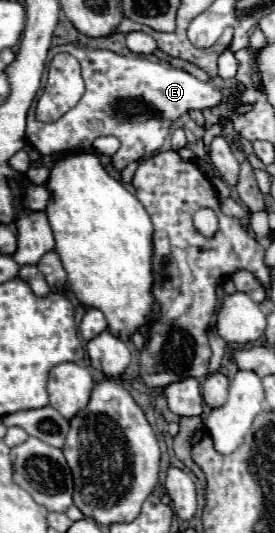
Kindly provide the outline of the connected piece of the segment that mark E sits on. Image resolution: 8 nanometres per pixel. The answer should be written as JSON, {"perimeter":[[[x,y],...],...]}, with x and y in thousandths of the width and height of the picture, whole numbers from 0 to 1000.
{"perimeter":[[[265,83],[200,86],[175,98],[185,114],[207,98],[244,98],[273,105],[295,120],[295,139],[309,150],[309,176],[273,203],[229,214],[200,229],[142,229],[127,221],[131,193],[171,156],[175,120],[149,150],[145,169],[98,214],[98,266],[127,274],[149,289],[207,289],[244,281],[324,281],[338,263],[360,255],[418,255],[440,263],[440,278],[411,293],[411,308],[447,319],[469,304],[527,300],[556,293],[600,266],[622,229],[687,206],[782,203],[840,180],[876,180],[891,161],[876,154],[833,165],[782,165],[760,154],[731,154],[673,131],[629,128],[600,114],[549,114],[535,107],[476,107],[418,101],[404,94],[280,90]]]}

